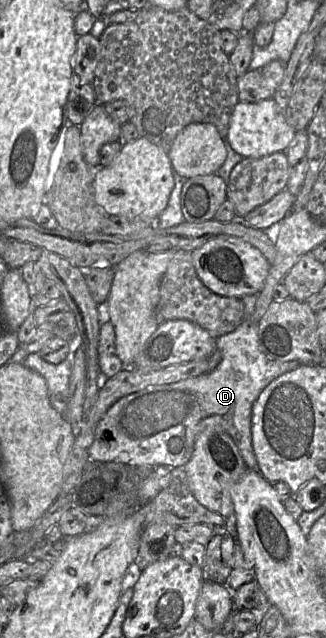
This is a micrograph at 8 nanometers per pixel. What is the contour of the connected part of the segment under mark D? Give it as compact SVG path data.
M257 297L242 298L244 320L234 331L216 339L221 361L213 370L171 384L148 386L115 402L96 427L90 459L132 466L184 467L191 459L197 436L208 427L220 426L234 441L247 468L259 471L252 447L253 404L269 383L300 364L272 360L261 350L258 323L252 320Z

